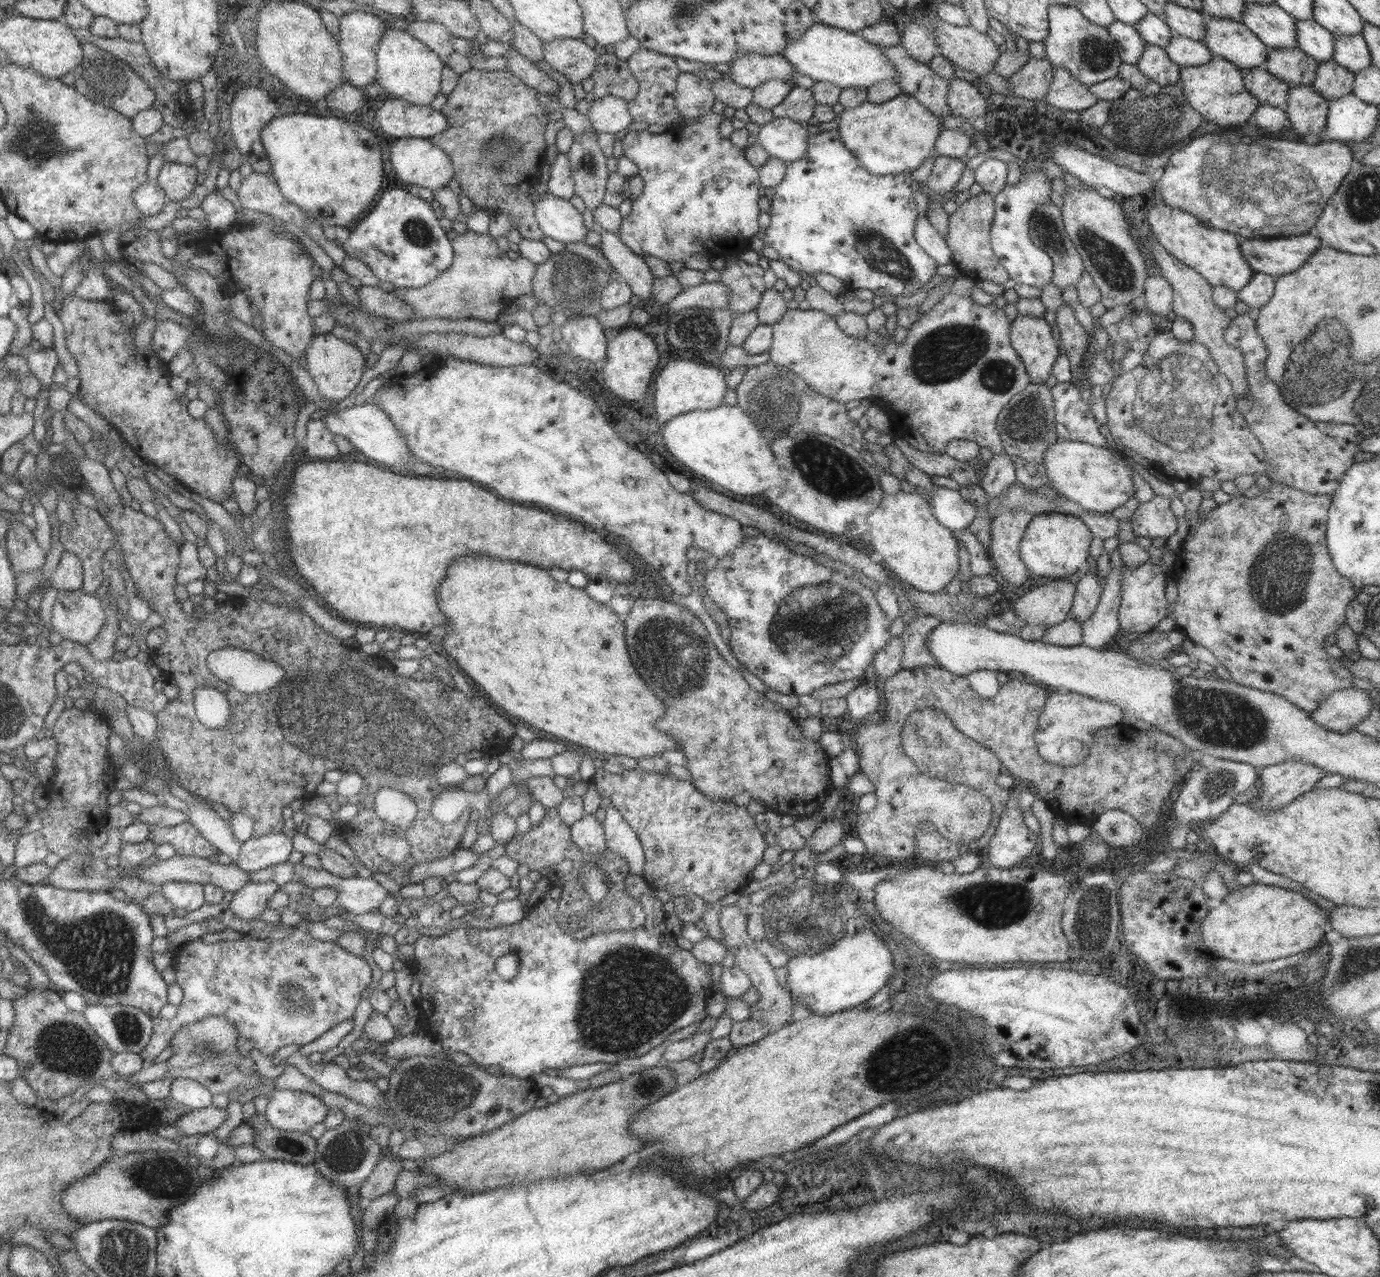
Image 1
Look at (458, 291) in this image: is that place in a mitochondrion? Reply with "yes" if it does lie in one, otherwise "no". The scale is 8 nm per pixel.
yes

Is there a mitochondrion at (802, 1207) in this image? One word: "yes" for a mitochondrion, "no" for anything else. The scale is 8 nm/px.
no

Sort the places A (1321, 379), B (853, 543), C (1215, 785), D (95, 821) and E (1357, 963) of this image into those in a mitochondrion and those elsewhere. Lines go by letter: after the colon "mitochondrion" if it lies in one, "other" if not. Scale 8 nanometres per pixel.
A: mitochondrion
B: other
C: mitochondrion
D: other
E: mitochondrion

